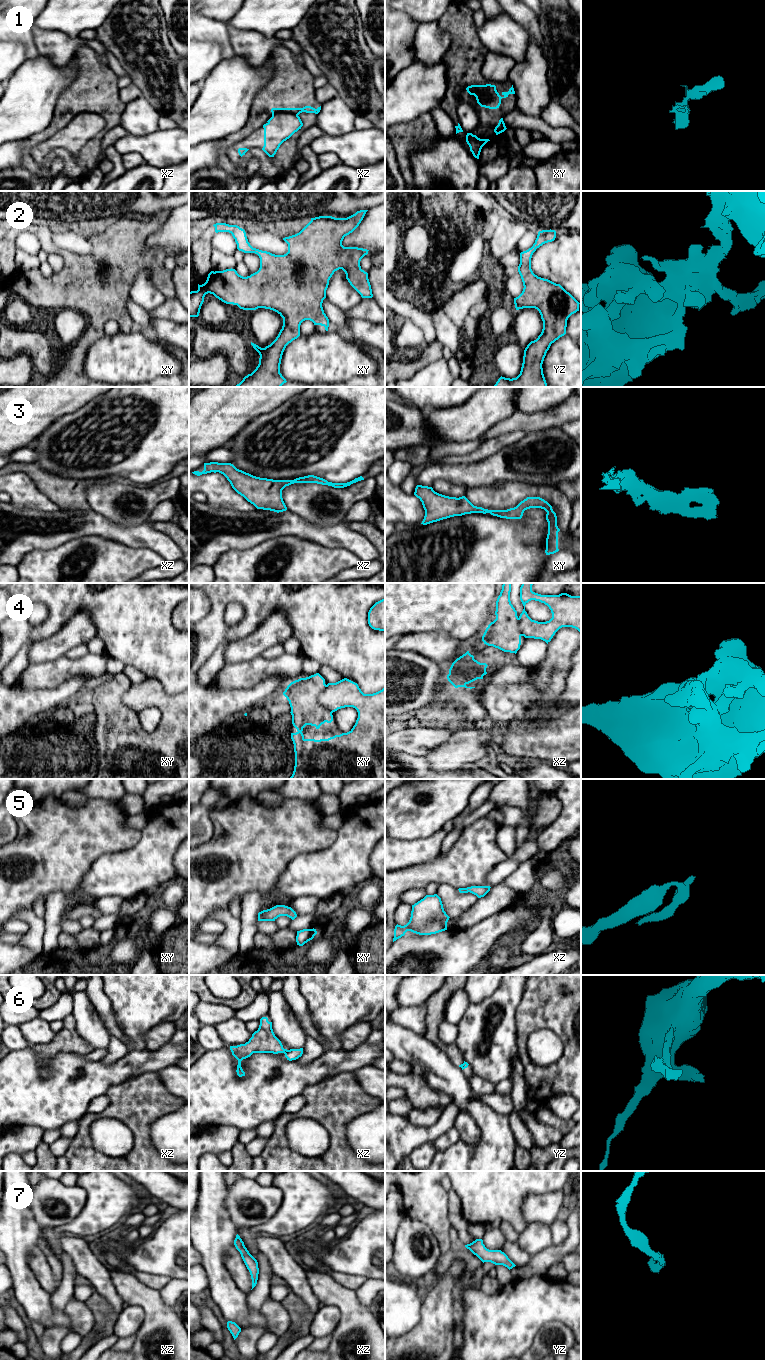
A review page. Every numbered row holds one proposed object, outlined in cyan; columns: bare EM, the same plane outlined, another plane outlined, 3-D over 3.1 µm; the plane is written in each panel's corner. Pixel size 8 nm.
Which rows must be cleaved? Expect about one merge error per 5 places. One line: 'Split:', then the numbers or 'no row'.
Split: 1, 6

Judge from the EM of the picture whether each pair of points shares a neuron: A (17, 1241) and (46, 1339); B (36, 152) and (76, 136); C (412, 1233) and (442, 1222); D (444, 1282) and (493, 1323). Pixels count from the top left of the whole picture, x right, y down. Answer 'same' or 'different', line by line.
A: different
B: same
C: different
D: different

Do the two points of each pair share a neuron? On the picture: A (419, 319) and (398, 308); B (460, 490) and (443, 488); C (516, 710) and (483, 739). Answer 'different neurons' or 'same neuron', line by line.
A: same neuron
B: same neuron
C: same neuron

